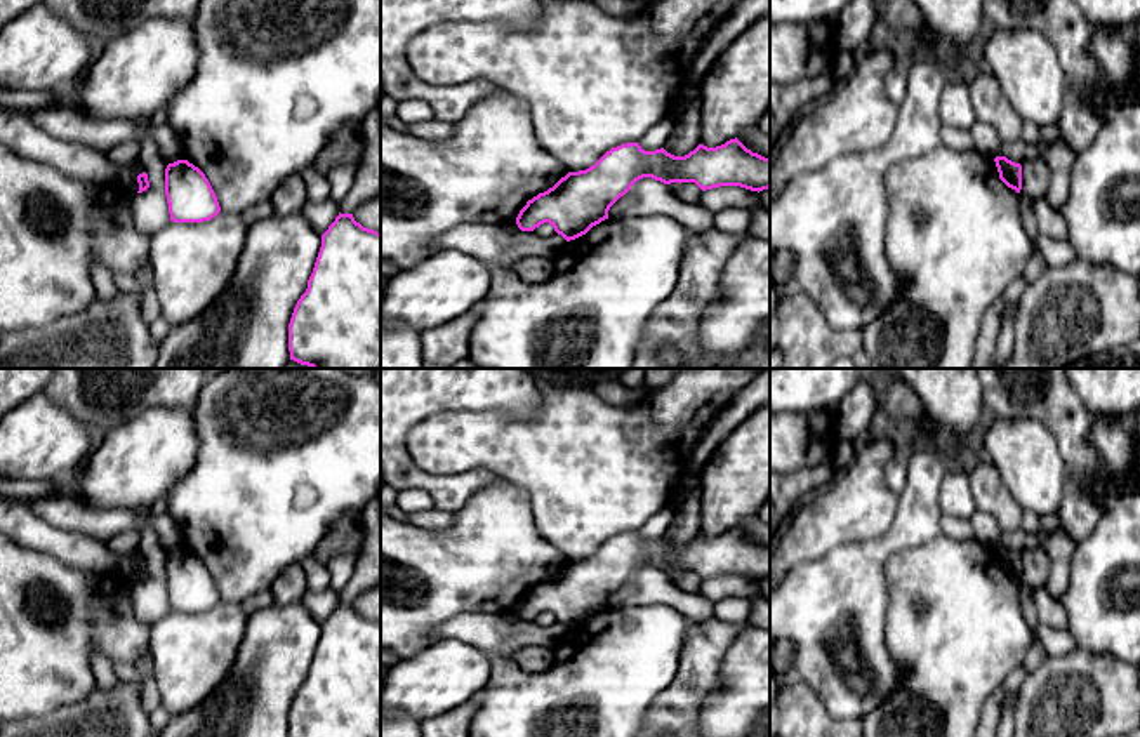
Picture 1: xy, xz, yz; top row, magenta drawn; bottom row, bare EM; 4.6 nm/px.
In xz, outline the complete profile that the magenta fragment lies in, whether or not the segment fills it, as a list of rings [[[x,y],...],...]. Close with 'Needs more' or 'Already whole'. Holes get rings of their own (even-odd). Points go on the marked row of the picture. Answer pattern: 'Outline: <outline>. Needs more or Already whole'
Outline: [[[737,137],[716,148],[699,144],[685,156],[674,156],[664,148],[645,151],[638,143],[620,144],[606,151],[589,169],[568,172],[553,188],[528,200],[520,210],[516,224],[521,231],[534,231],[549,222],[567,242],[575,240],[608,219],[610,207],[643,177],[664,184],[695,183],[702,191],[719,186],[740,186],[759,193],[770,188],[770,158],[752,153]]]. Already whole

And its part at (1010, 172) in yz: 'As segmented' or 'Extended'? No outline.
As segmented

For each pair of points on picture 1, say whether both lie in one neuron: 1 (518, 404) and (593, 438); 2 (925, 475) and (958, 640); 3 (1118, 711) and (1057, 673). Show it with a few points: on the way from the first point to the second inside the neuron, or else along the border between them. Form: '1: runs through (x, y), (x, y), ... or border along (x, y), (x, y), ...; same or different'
1: border along (541, 391), (537, 412), (530, 419), (494, 412); different
2: border along (941, 534), (921, 546), (899, 553); different
3: runs through (1102, 697), (1081, 697), (1073, 689); same

